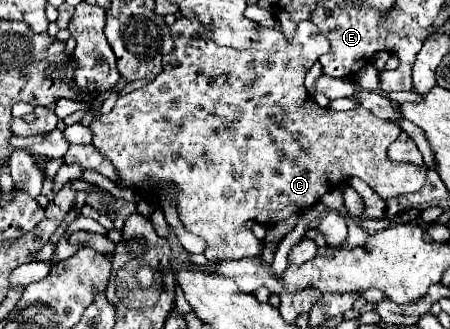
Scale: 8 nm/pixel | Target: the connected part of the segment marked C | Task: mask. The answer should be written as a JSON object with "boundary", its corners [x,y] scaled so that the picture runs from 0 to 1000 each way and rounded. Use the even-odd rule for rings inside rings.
{"boundary":[[[398,52],[376,88],[380,88],[380,119],[389,125],[389,149],[371,173],[362,173],[362,222],[353,234],[344,234],[344,246],[336,246],[327,264],[291,277],[282,289],[269,289],[260,301],[256,325],[242,343],[207,362],[207,374],[198,386],[207,398],[207,441],[211,441],[211,453],[220,453],[220,465],[229,465],[229,477],[238,477],[251,495],[251,508],[260,514],[264,544],[256,550],[256,562],[264,574],[318,574],[322,599],[331,611],[349,611],[358,635],[362,635],[367,611],[389,611],[393,650],[402,660],[402,678],[420,702],[429,702],[429,714],[447,714],[460,733],[456,775],[460,775],[460,787],[469,799],[504,787],[504,781],[538,787],[576,775],[589,739],[573,729],[558,699],[544,696],[544,672],[571,672],[571,678],[593,684],[598,696],[607,696],[611,684],[620,684],[624,672],[642,666],[647,653],[669,653],[682,629],[700,623],[727,581],[740,581],[740,574],[758,568],[762,550],[771,550],[780,538],[802,538],[851,605],[869,605],[869,599],[887,599],[887,593],[900,593],[900,587],[918,587],[918,581],[940,568],[949,520],[953,520],[949,502],[887,502],[887,489],[860,489],[860,453],[891,404],[887,380],[878,380],[869,368],[842,368],[833,350],[824,350],[807,325],[802,331],[780,331],[780,337],[718,331],[718,325],[709,325],[700,313],[696,289],[687,289],[678,277],[678,258],[673,258],[678,216],[687,210],[687,198],[696,198],[731,149],[727,112],[718,112],[691,64],[669,64],[660,94],[656,94],[656,112],[647,112],[647,119],[633,119],[616,94],[593,88],[580,112],[598,112],[598,149],[567,143],[567,149],[549,149],[549,155],[527,155],[527,149],[504,149],[504,143],[478,137],[460,112],[456,88],[438,64],[424,64],[416,52]],[[336,538],[376,544],[376,550],[384,550],[384,562],[398,581],[367,574],[353,556],[331,556],[327,544],[336,544]]]}

